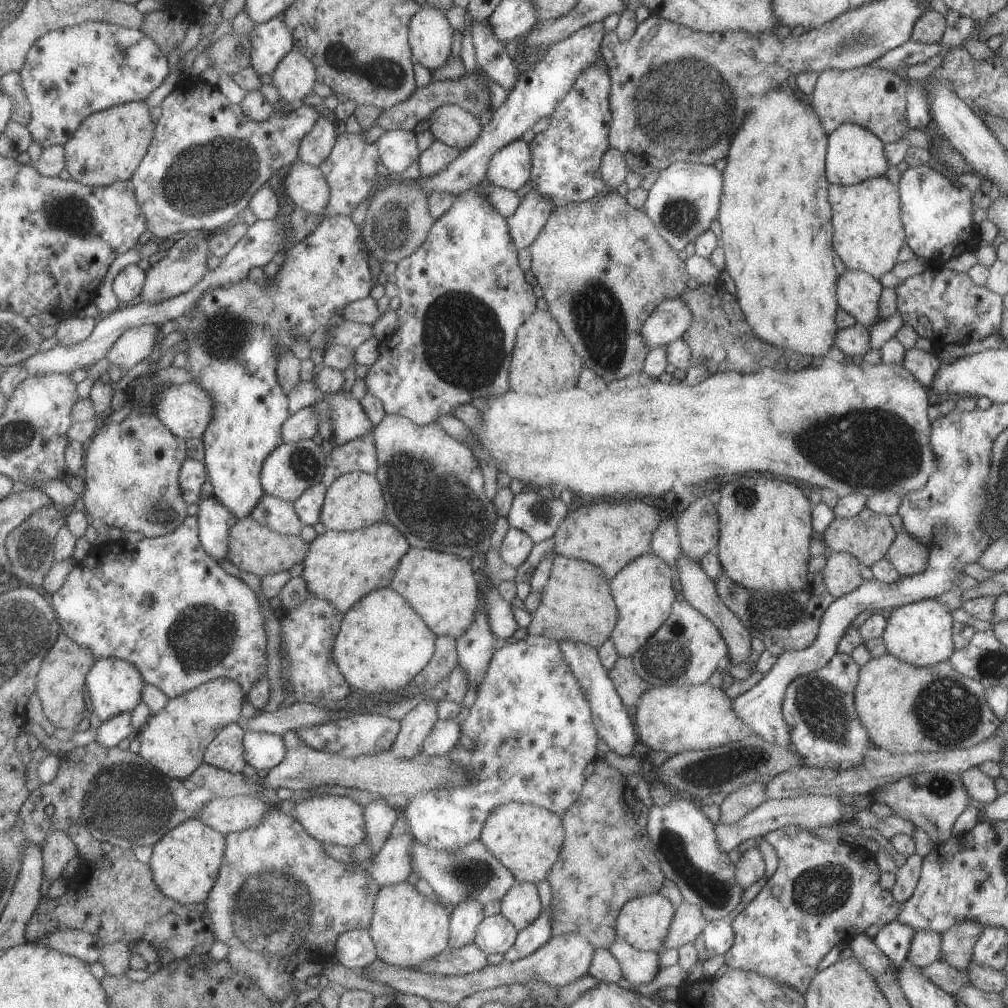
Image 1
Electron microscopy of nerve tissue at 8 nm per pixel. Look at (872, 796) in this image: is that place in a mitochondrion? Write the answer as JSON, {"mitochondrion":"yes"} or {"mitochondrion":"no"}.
{"mitochondrion":"no"}

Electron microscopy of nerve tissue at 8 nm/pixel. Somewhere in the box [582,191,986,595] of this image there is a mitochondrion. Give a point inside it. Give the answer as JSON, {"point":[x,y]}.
{"point":[869,448]}

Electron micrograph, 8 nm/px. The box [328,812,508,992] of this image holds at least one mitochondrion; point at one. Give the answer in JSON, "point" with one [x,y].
{"point":[468,873]}

